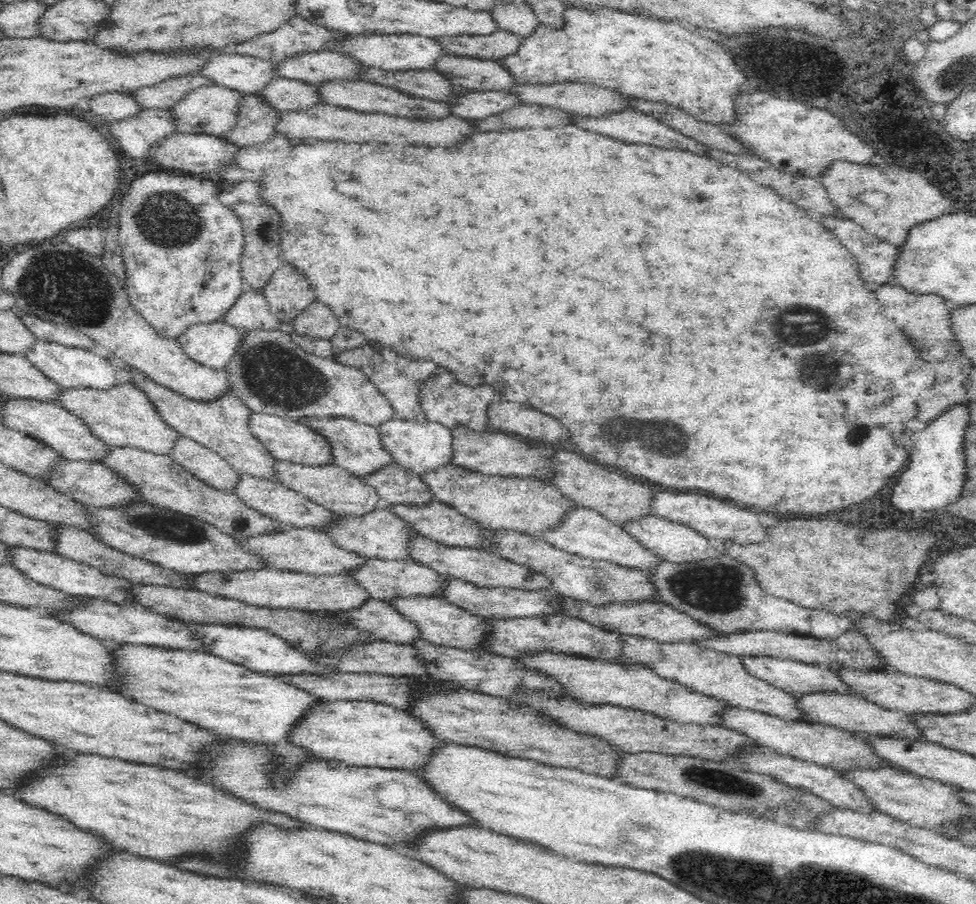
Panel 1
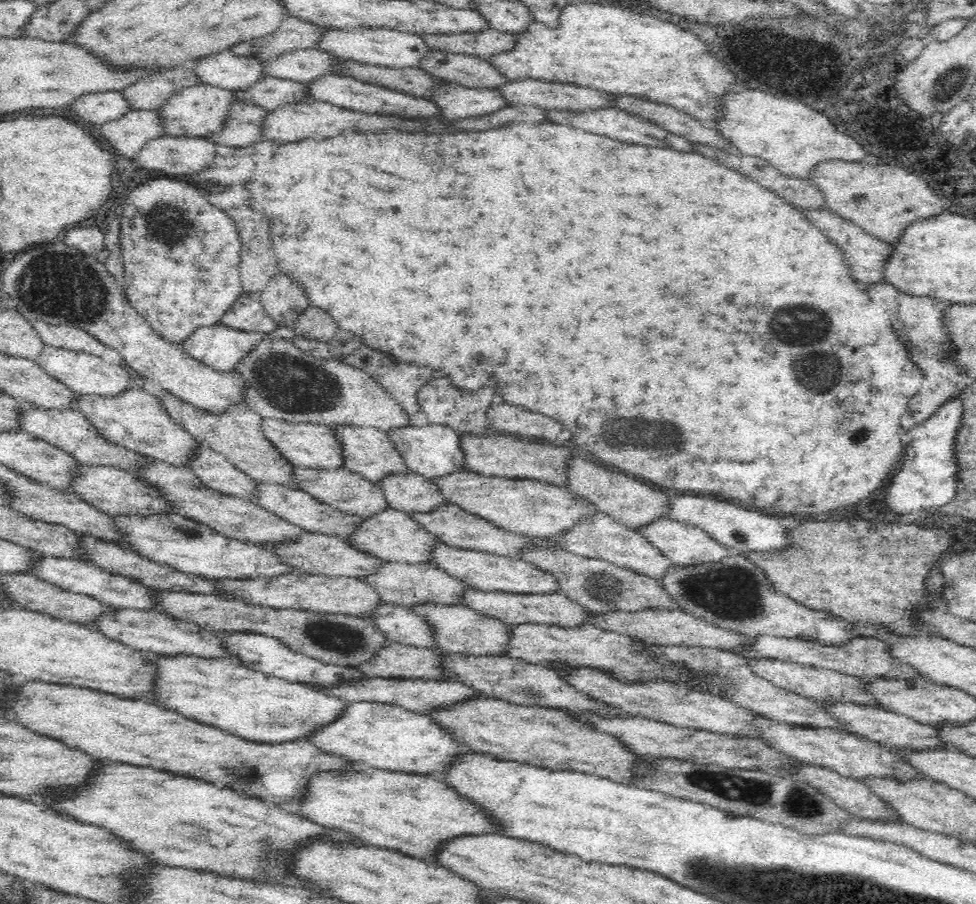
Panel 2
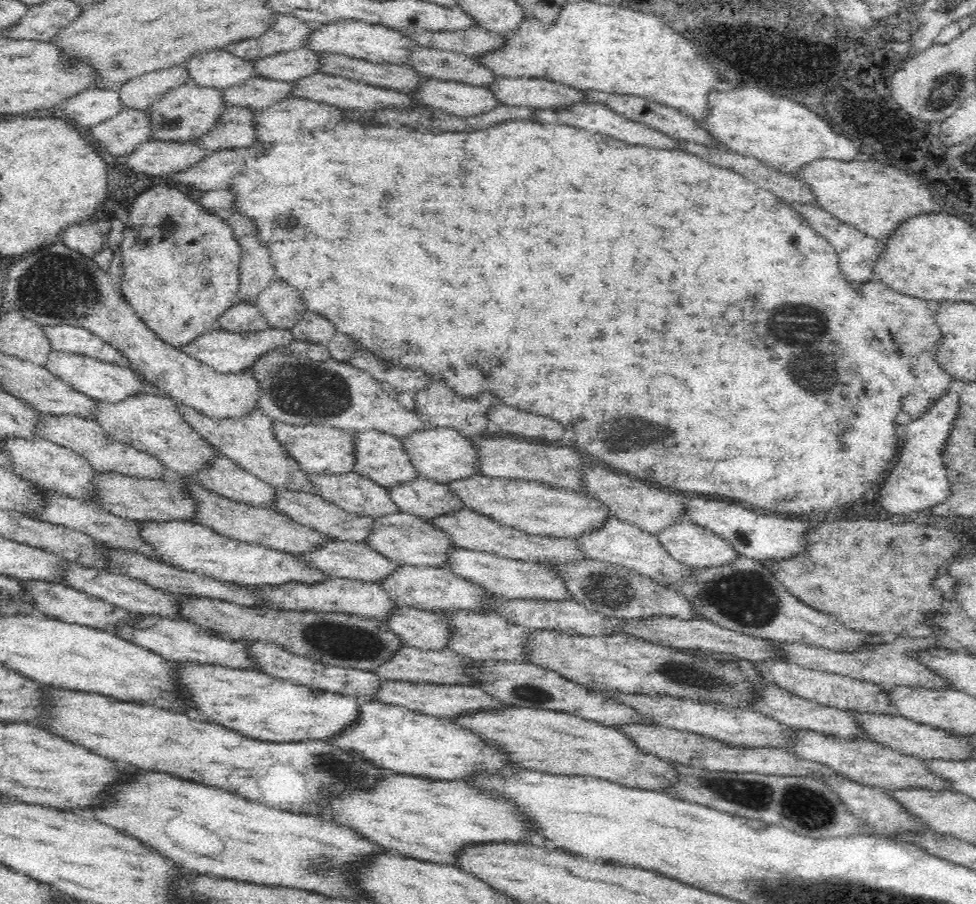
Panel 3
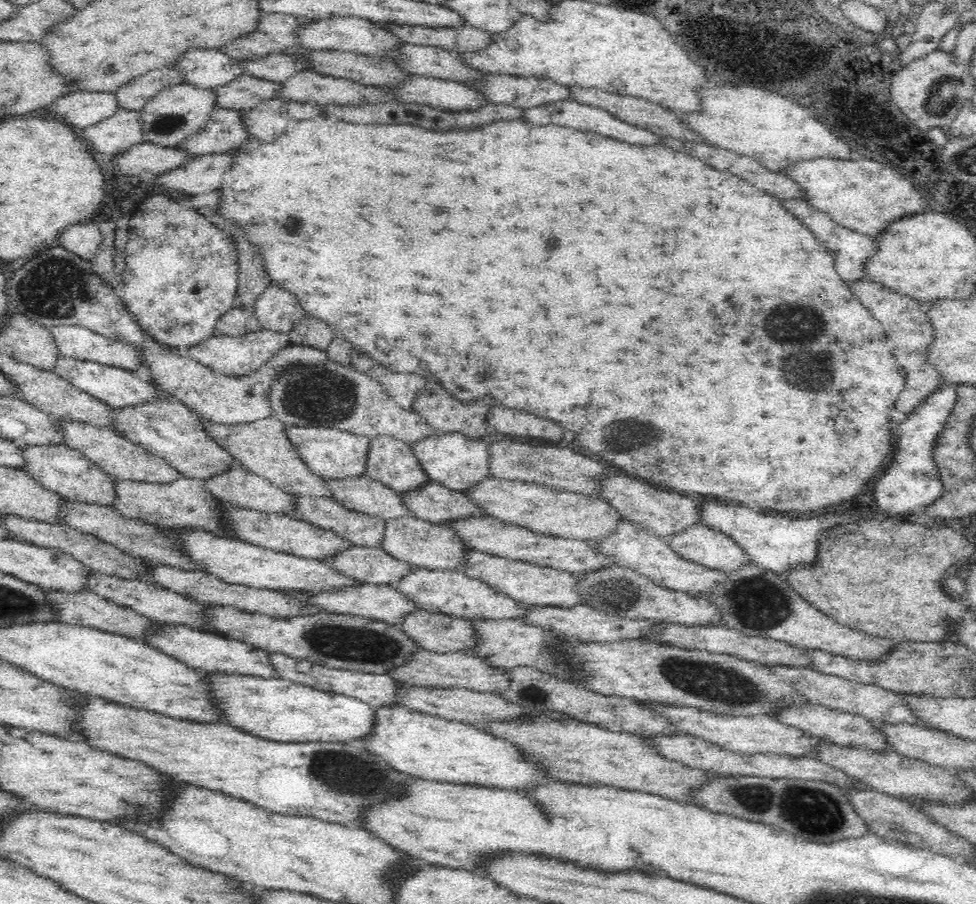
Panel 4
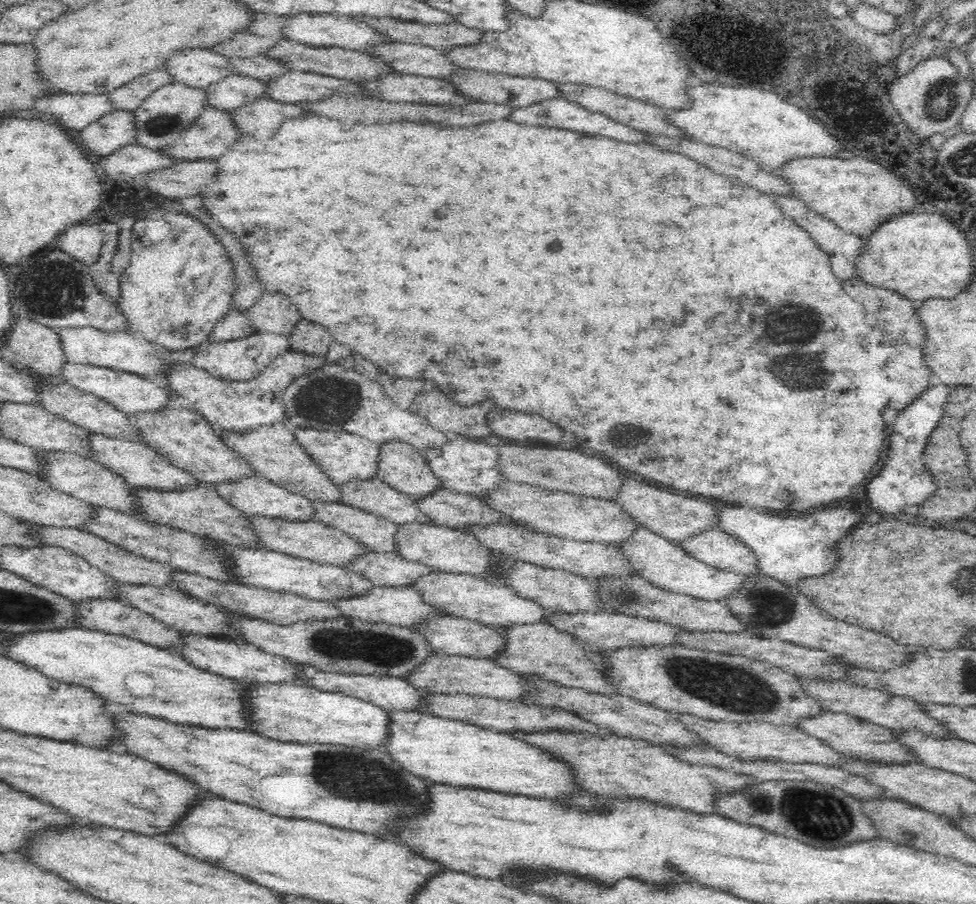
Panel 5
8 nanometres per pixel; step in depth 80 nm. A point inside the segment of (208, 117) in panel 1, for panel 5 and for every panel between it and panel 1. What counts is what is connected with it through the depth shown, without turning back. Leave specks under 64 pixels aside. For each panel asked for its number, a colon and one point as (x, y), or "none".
2: (196, 111)
3: (182, 114)
4: (177, 111)
5: (164, 114)

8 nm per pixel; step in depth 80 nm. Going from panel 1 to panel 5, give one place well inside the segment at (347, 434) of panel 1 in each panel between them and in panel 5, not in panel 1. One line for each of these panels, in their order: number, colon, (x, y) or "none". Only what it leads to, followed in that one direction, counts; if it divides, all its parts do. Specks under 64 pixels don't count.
2: (370, 452)
3: (382, 458)
4: (391, 461)
5: (404, 468)

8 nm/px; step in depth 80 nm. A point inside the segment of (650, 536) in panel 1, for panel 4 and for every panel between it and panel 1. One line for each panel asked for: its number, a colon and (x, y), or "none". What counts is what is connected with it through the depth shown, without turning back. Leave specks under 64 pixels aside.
2: (687, 545)
3: (688, 542)
4: (710, 547)

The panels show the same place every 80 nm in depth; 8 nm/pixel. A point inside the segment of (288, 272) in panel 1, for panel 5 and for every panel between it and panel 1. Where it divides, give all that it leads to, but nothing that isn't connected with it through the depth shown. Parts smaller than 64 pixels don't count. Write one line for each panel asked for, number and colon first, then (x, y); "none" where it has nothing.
2: (282, 300)
3: (281, 307)
4: (275, 310)
5: (274, 314)

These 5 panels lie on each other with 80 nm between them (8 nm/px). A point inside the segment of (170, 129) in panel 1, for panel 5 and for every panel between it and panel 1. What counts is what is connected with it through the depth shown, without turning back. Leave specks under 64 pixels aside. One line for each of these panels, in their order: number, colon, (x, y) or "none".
2: (126, 135)
3: (119, 135)
4: (113, 135)
5: (109, 133)

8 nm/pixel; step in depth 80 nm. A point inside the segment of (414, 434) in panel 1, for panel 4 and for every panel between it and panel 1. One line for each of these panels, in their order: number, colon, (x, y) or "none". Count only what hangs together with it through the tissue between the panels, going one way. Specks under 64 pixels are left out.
2: (434, 451)
3: (441, 454)
4: (455, 461)

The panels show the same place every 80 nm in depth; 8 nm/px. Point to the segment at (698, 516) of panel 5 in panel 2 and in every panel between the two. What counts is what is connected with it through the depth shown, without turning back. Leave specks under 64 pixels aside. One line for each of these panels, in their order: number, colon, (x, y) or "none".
2: (630, 502)
3: (629, 499)
4: (662, 513)

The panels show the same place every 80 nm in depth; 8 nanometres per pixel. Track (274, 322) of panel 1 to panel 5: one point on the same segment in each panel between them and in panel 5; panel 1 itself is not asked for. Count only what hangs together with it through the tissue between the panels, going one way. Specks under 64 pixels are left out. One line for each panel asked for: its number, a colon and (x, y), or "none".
2: (246, 314)
3: (242, 317)
4: (238, 321)
5: (234, 325)

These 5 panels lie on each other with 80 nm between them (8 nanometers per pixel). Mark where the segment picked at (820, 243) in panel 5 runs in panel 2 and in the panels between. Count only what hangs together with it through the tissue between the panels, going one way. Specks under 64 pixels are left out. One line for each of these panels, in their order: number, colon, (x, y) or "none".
2: (864, 256)
3: (857, 253)
4: (848, 249)

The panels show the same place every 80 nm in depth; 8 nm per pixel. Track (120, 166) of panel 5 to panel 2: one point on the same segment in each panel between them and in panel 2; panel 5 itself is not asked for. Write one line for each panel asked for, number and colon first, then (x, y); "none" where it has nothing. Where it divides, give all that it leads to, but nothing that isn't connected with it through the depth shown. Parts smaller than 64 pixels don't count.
2: (173, 156)
3: (154, 157)
4: (143, 157)

